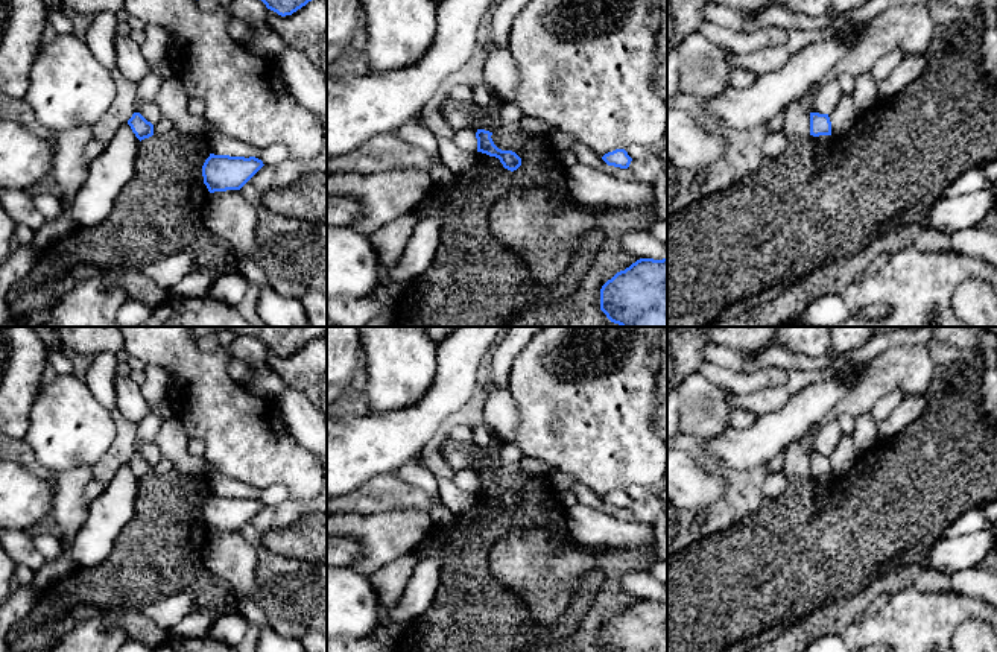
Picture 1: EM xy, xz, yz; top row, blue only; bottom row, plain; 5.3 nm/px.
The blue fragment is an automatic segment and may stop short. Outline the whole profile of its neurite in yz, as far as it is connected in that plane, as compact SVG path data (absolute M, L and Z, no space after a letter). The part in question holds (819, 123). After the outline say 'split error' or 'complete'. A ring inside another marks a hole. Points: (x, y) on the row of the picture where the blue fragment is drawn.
M810 112L810 135L831 135L831 122L828 114Z | complete

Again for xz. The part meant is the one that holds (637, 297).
M640 258L600 289L600 310L620 327L667 327L667 258Z | complete

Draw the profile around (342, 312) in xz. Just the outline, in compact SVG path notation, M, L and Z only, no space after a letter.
M371 295L362 298L331 298L327 299L327 322L336 327L363 327L380 315L394 318L395 310L397 301L392 301L389 305L381 305Z

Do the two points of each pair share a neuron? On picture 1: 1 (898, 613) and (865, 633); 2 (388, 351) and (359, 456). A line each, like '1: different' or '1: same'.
1: same
2: different

